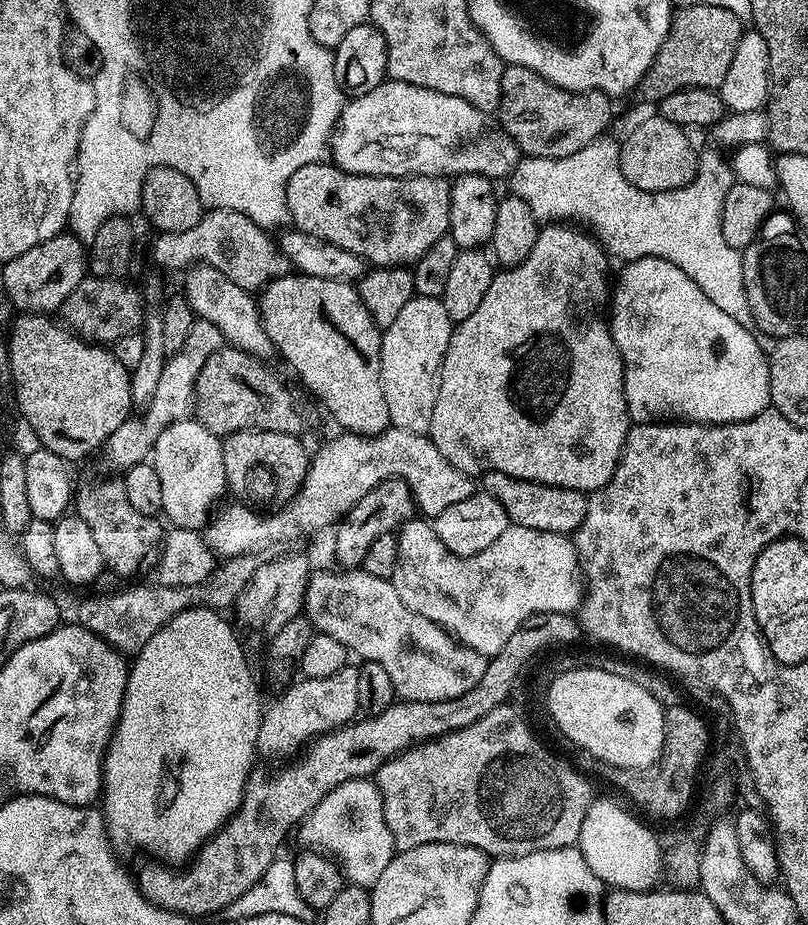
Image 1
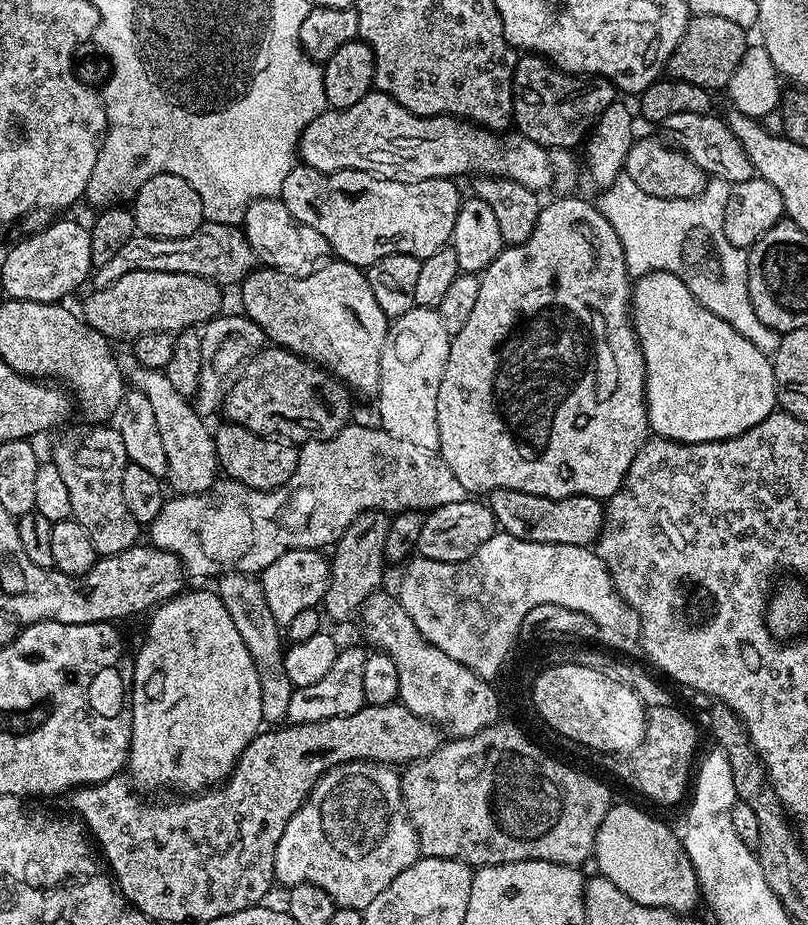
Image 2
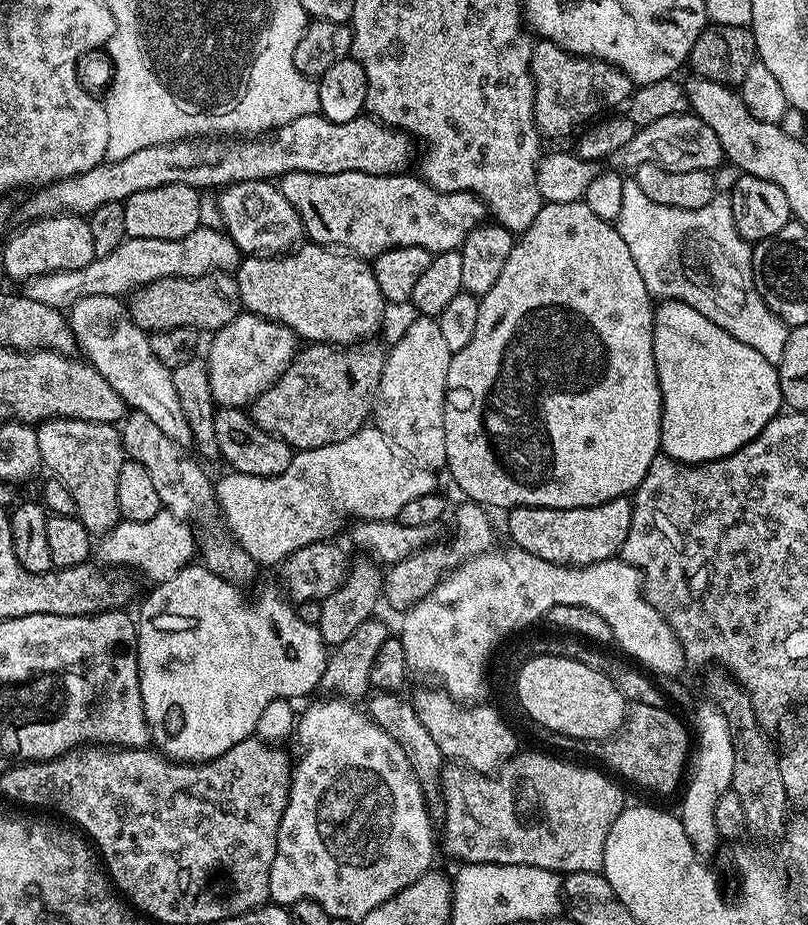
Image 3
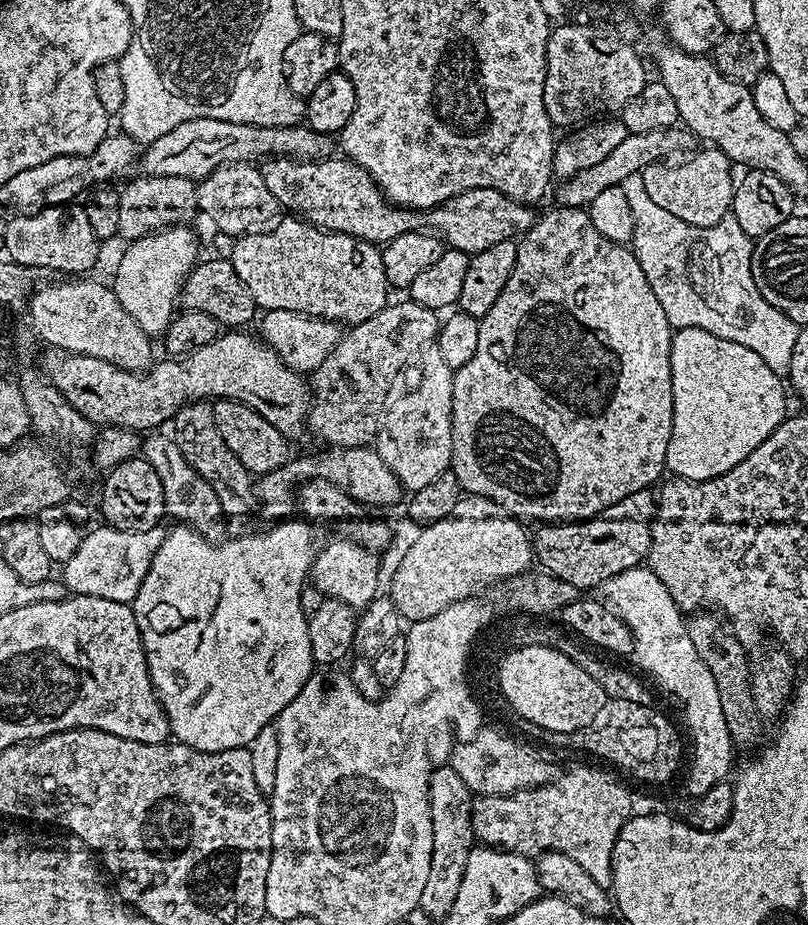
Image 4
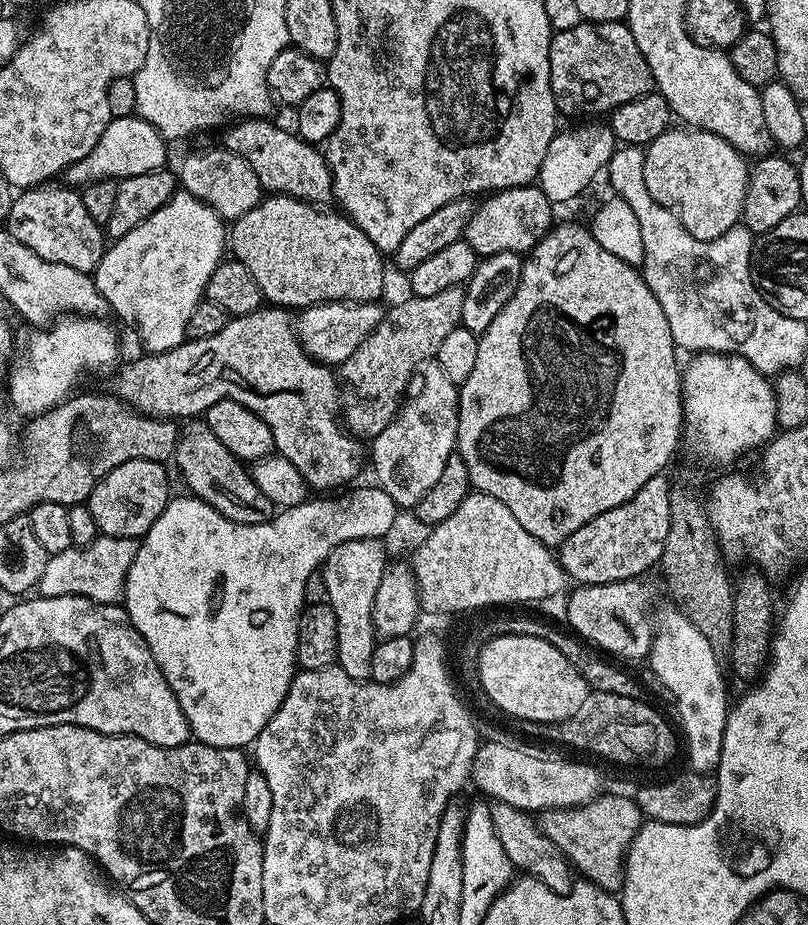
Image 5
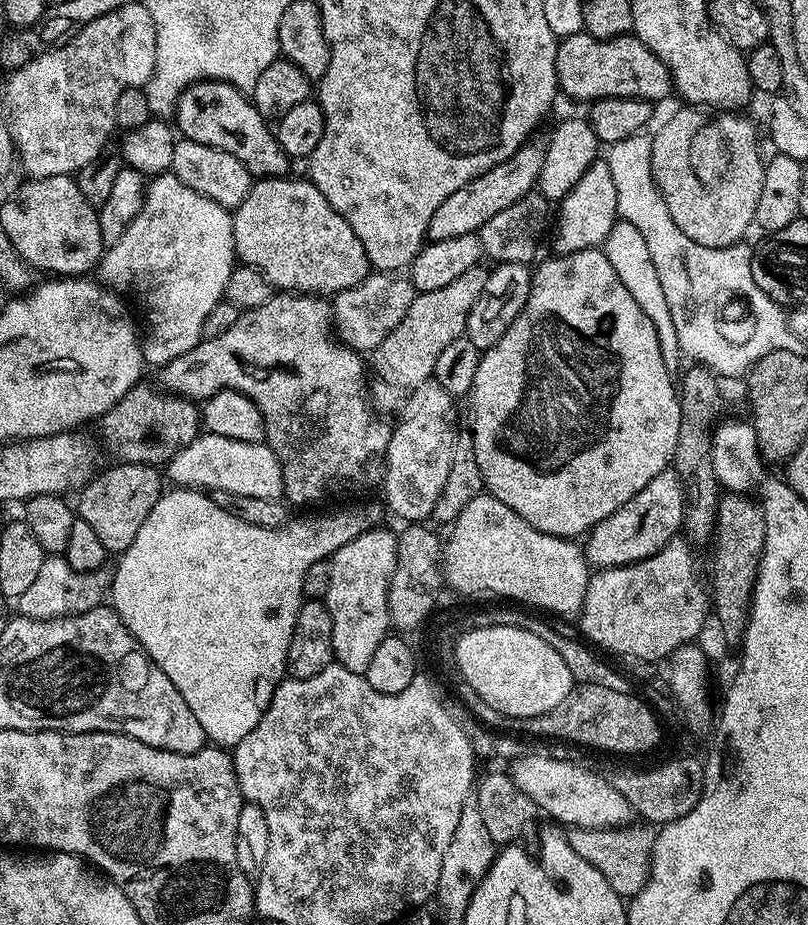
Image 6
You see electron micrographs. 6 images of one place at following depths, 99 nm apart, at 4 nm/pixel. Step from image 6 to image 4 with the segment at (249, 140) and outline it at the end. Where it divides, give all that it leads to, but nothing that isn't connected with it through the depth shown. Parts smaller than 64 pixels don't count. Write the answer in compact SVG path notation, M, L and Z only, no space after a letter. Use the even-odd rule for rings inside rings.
M287 156L269 158L259 165L270 194L278 198L281 209L301 220L316 224L327 232L341 232L383 246L398 234L418 232L425 227L423 211L405 208L387 200L366 170L347 158L325 158L318 161L289 160Z

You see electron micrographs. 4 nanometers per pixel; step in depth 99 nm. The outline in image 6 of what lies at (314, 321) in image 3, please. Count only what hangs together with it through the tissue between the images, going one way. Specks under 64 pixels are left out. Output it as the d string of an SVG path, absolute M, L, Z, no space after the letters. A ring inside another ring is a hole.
M291 175L265 176L257 179L253 183L252 189L246 194L243 202L232 212L234 242L236 243L236 255L239 263L250 268L257 268L272 283L273 289L283 290L288 294L315 294L321 298L328 298L342 290L358 286L370 275L370 265L366 258L366 250L362 250L362 242L358 242L358 234L354 234L354 230L350 230L346 218L342 218L342 214L338 214L334 210L334 206L330 206L330 202L326 202L326 198L322 198L322 190L318 190L318 186L314 186L311 179L292 179Z

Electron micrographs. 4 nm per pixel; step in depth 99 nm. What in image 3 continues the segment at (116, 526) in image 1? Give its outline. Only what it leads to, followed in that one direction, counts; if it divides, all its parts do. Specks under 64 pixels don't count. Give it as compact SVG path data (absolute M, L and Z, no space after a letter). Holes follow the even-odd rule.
M81 420L43 421L36 428L38 434L38 454L41 465L49 468L51 475L70 490L74 497L76 516L86 526L93 537L99 538L120 523L118 506L118 470L125 462L124 444L120 440L120 430L116 424L99 424Z

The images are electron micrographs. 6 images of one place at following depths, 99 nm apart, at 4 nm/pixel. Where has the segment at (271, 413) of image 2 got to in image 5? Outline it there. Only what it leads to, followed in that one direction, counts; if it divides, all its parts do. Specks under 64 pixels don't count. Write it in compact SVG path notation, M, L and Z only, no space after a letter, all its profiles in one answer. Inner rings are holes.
M463 287L442 290L439 294L429 296L409 295L407 299L401 304L394 305L392 309L389 307L384 313L384 318L358 346L358 350L354 350L354 354L350 354L350 358L346 358L346 362L339 365L338 408L342 413L344 427L357 438L365 438L364 436L375 438L378 434L382 434L382 430L386 430L386 426L396 417L402 397L405 395L404 387L407 386L408 379L414 376L421 365L435 357L438 346L442 346L450 330L461 327Z

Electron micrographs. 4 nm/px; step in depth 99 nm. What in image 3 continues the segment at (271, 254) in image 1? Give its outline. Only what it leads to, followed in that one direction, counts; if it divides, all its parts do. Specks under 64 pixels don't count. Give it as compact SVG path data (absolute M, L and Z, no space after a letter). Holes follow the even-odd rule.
M198 227L186 234L186 238L173 240L126 238L118 250L110 250L110 254L105 256L95 256L86 262L86 266L78 266L78 270L58 270L30 277L23 281L22 295L34 298L34 302L43 302L45 306L67 310L74 302L90 298L94 294L127 297L133 290L139 290L156 280L194 278L211 272L232 274L240 267L241 259L239 246L219 227Z

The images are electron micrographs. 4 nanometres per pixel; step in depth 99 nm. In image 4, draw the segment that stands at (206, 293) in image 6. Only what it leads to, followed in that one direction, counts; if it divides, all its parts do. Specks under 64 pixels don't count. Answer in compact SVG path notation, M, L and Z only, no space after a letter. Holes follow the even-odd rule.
M188 226L164 228L161 232L152 232L131 241L125 248L128 249L116 264L116 277L110 280L110 287L116 293L118 302L122 302L122 310L126 310L126 314L142 326L148 337L163 337L178 311L180 287L196 267L201 255L196 236Z

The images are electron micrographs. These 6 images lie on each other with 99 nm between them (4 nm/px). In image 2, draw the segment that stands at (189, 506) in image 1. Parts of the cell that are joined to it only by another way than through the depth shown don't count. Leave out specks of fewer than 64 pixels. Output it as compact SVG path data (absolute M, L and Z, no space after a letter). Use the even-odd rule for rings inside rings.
M131 354L121 355L118 361L127 383L133 389L144 392L146 398L150 398L150 406L154 406L154 418L158 422L158 434L162 434L162 446L166 449L166 462L168 463L166 480L170 488L170 483L172 483L173 489L171 488L171 491L176 494L199 494L211 488L218 479L216 441L214 439L213 429L211 427L208 429L204 425L207 424L205 417L196 411L187 397L178 394L178 390L174 390L170 378L166 378L166 374L161 369L139 367L136 363L136 357Z

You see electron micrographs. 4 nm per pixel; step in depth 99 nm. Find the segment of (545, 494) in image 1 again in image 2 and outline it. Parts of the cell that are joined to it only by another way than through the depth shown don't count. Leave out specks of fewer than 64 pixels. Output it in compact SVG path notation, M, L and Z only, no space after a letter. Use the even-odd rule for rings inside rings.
M494 490L487 493L486 503L493 512L499 531L526 542L554 542L566 546L592 546L600 538L604 528L605 505L593 496L571 496L570 498L542 498L538 494L526 494L522 490Z

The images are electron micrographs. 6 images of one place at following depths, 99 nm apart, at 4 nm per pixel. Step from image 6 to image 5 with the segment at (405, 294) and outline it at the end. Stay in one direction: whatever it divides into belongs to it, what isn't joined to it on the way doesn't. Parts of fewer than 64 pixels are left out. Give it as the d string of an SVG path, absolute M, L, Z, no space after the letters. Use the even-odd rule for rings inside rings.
M327 300L324 304L311 304L303 309L295 321L296 331L304 353L319 364L339 366L358 350L369 334L384 318L385 309L374 300Z

